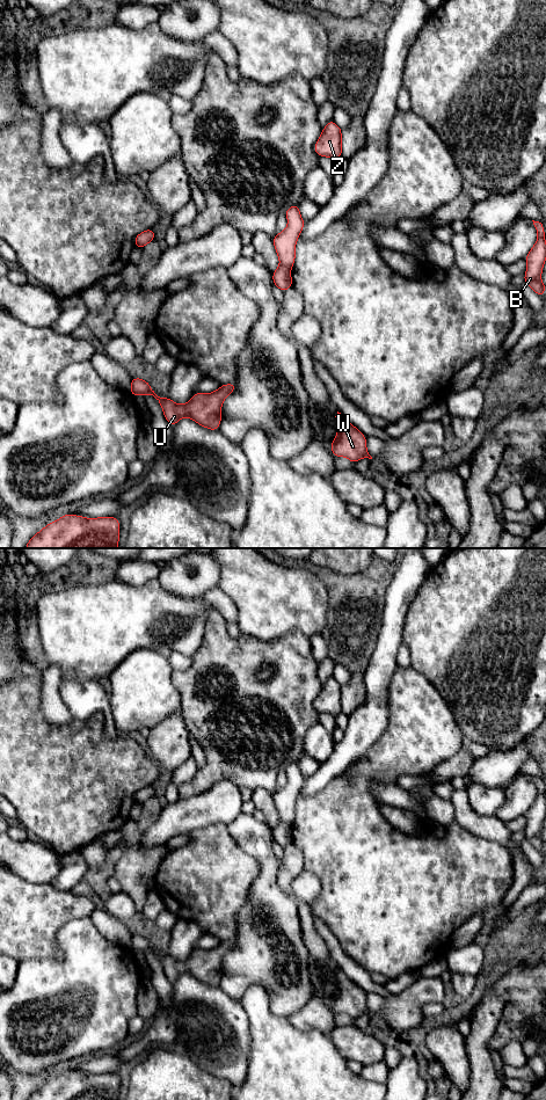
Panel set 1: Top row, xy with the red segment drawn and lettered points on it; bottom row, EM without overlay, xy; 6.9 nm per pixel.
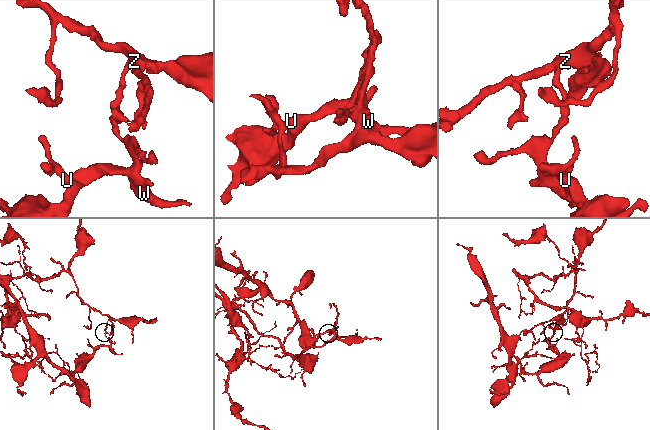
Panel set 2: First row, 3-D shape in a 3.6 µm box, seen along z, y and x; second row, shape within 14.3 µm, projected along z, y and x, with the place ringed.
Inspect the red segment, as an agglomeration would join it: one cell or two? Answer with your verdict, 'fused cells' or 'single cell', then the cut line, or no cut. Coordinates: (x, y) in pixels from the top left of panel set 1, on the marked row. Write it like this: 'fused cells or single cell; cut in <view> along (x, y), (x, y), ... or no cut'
fused cells; cut in xy along (279, 264), (290, 269)

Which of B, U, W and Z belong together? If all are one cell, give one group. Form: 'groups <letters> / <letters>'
groups B Z / U W

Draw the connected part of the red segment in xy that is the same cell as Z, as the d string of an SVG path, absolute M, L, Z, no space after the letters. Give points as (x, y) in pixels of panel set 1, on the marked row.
M332 119L322 129L322 133L315 143L314 151L319 156L336 160L342 155L342 129Z

